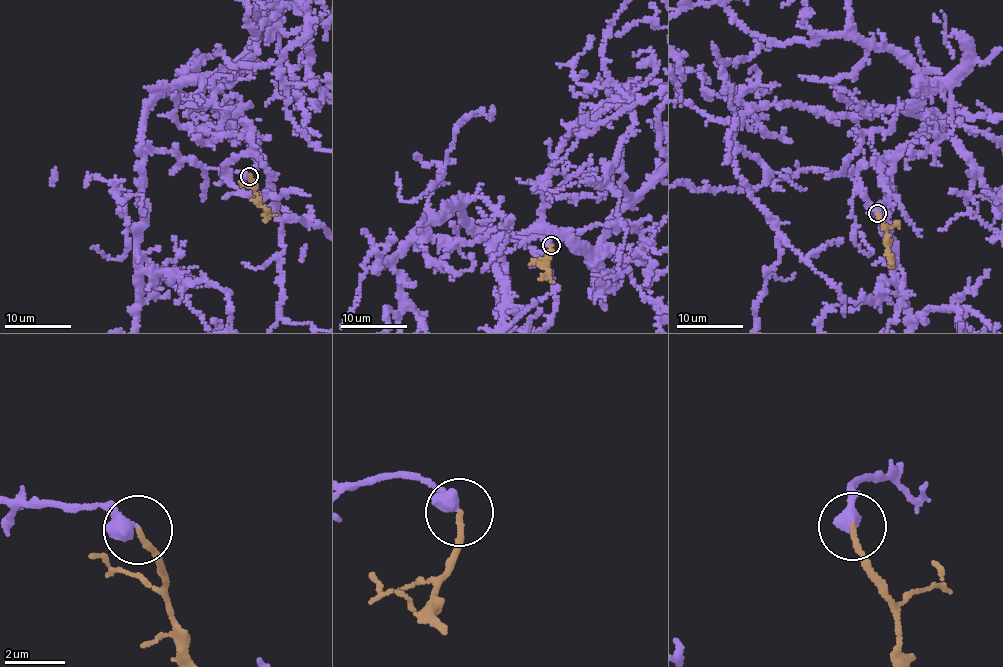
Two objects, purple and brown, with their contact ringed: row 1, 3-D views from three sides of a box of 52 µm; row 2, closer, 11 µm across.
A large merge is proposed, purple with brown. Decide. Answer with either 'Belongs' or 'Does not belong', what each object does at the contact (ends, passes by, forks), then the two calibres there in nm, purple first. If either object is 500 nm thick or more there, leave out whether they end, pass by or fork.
Belongs. Thickness 550 nm (purple) against 180 nm

